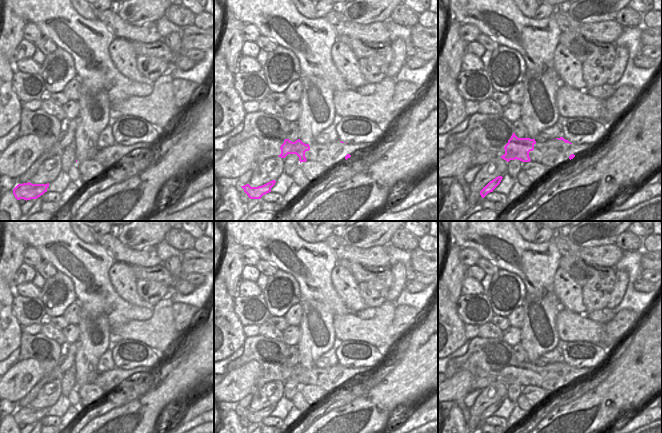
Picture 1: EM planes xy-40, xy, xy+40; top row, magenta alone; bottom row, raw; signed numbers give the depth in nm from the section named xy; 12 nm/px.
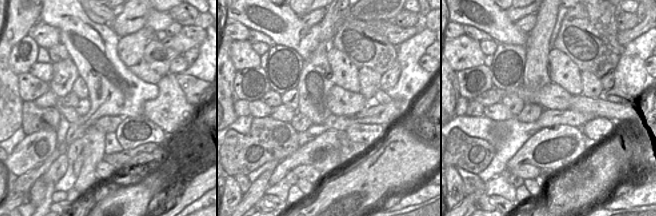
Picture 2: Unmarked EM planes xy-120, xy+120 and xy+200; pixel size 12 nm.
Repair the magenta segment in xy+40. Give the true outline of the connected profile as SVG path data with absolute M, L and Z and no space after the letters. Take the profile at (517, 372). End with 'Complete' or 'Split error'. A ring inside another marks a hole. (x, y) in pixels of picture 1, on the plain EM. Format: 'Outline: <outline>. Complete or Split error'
Outline: M515 357L512 358L508 367L505 369L505 378L501 380L502 383L509 386L510 384L520 384L522 386L530 386L529 376L534 374L536 368L535 363L518 362Z. Complete.

